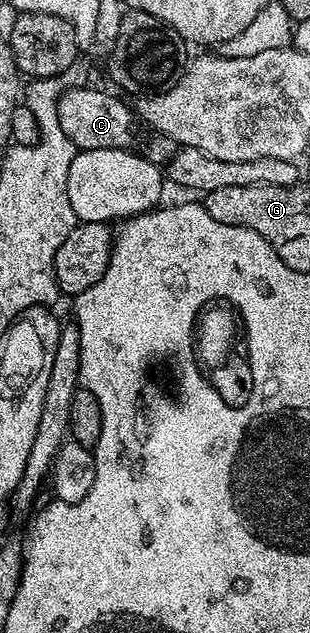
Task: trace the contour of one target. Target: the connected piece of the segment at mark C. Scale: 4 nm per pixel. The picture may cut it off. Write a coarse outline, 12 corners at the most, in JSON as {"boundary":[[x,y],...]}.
{"boundary":[[87,84],[57,104],[76,151],[131,150],[136,111]]}

